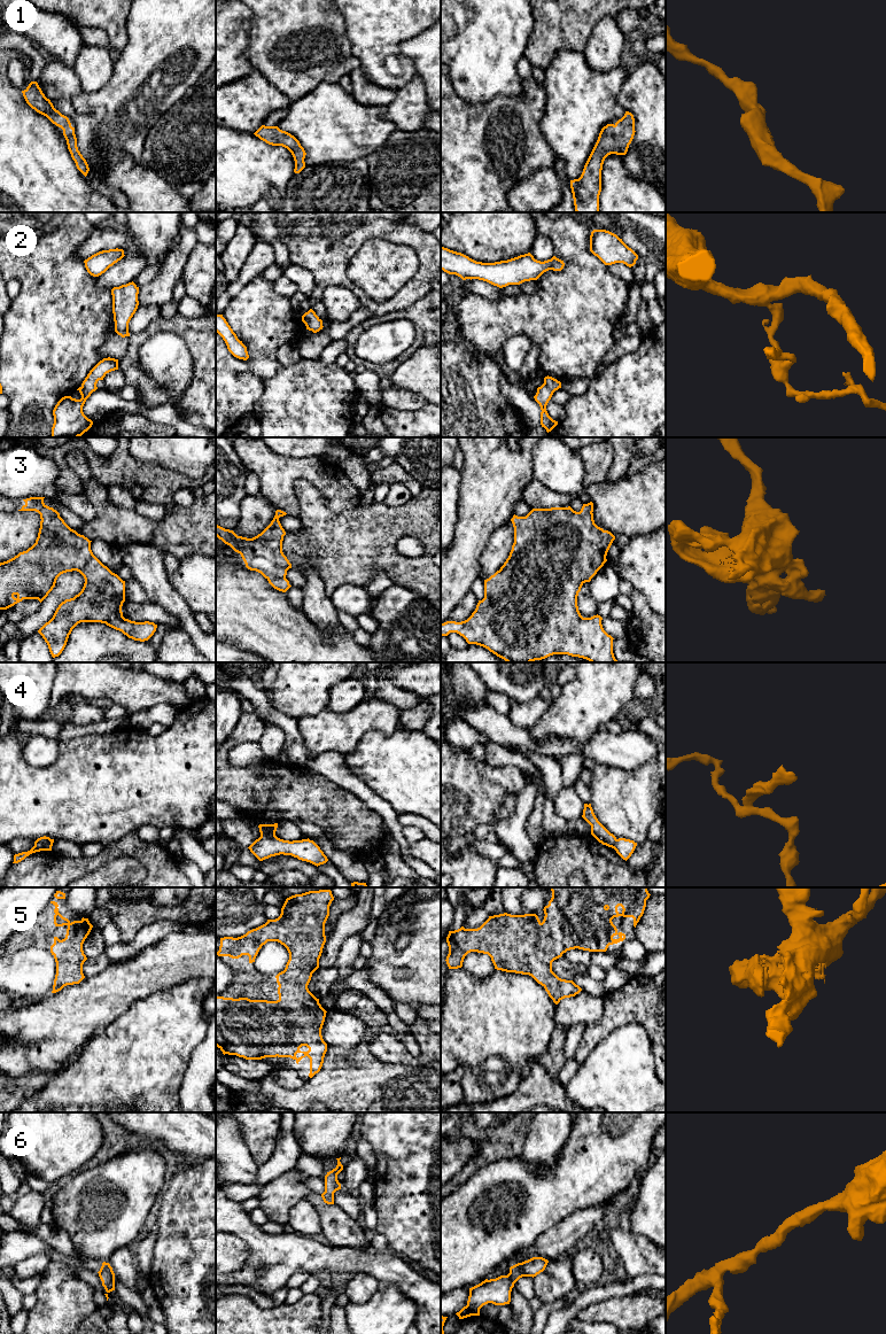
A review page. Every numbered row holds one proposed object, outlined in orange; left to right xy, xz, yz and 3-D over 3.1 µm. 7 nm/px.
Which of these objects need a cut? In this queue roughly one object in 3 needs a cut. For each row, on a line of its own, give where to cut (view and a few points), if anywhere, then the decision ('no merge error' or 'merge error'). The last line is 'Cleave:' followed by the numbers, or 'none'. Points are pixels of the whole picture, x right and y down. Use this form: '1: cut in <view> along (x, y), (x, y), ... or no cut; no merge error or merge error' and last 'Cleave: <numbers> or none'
1: no cut; no merge error
2: no cut; no merge error
3: no cut; no merge error
4: cut in xz along (261, 835), (276, 836); merge error
5: no cut; no merge error
6: no cut; no merge error
Cleave: 4

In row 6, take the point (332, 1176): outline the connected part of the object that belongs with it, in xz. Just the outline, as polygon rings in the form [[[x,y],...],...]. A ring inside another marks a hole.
[[[341,1157],[336,1160],[336,1168],[327,1172],[325,1176],[325,1192],[321,1194],[321,1197],[327,1204],[334,1204],[334,1193],[341,1189],[341,1184],[337,1180],[337,1174],[343,1170],[343,1165],[340,1162]]]

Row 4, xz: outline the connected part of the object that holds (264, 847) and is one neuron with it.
[[[261,836],[248,848],[259,861],[280,854],[292,855],[298,860],[310,862],[317,867],[328,861],[327,856],[324,854],[320,847],[309,838],[289,841],[280,839],[277,836]]]

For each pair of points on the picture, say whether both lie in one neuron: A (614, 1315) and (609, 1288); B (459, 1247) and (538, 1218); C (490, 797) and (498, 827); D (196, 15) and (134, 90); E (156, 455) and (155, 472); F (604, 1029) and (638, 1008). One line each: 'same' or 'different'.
A: different
B: same
C: different
D: same
E: different
F: same

